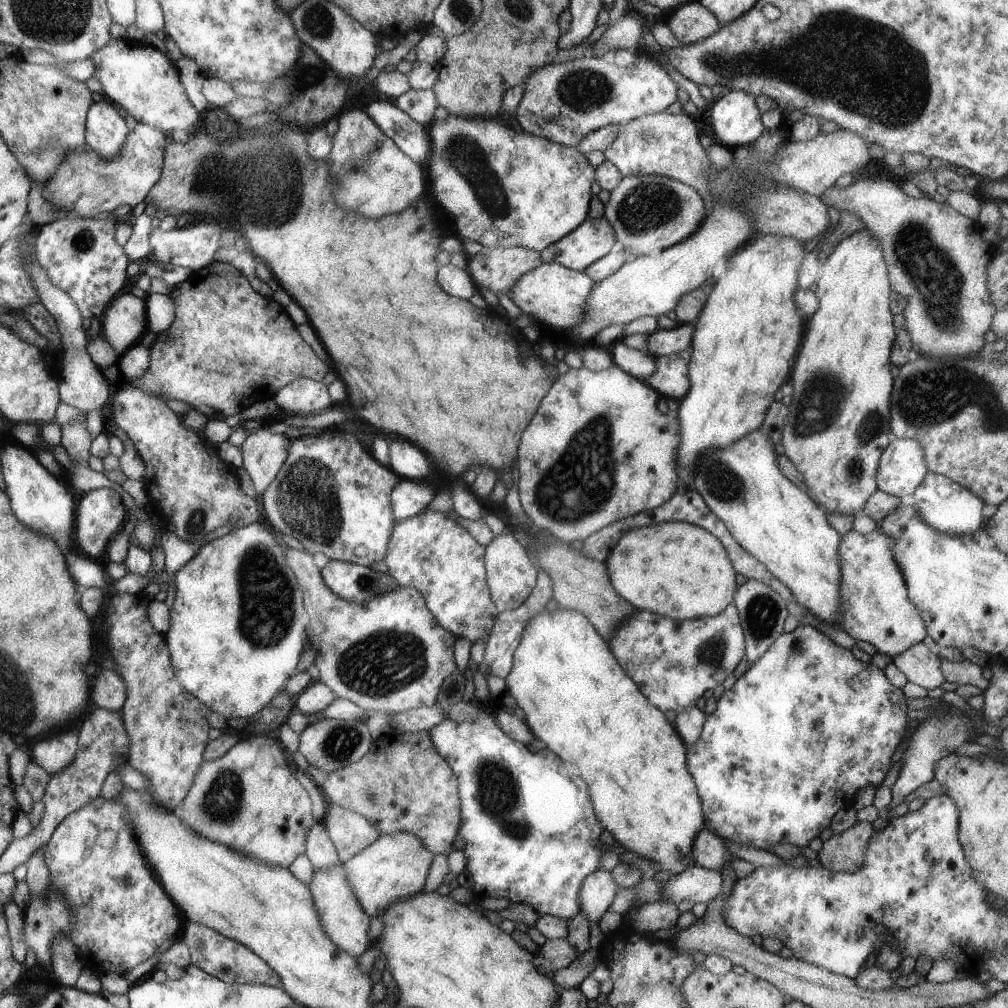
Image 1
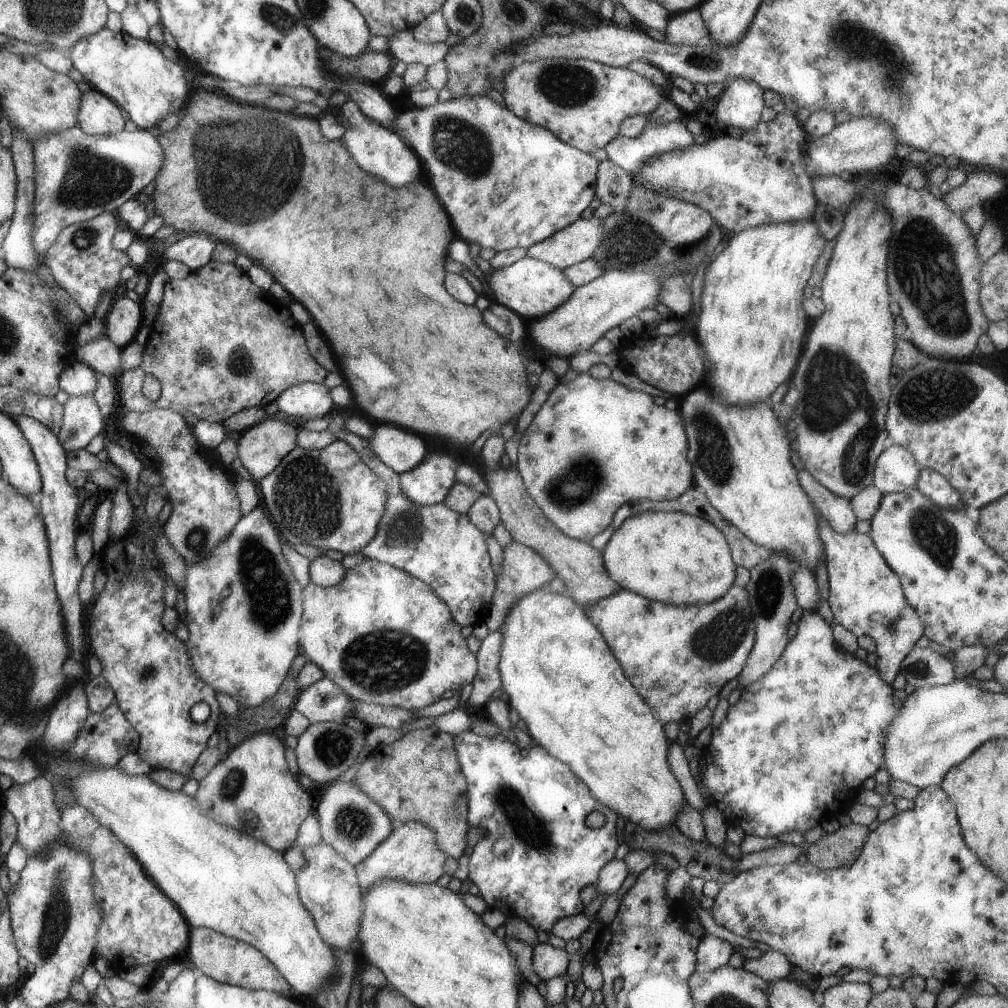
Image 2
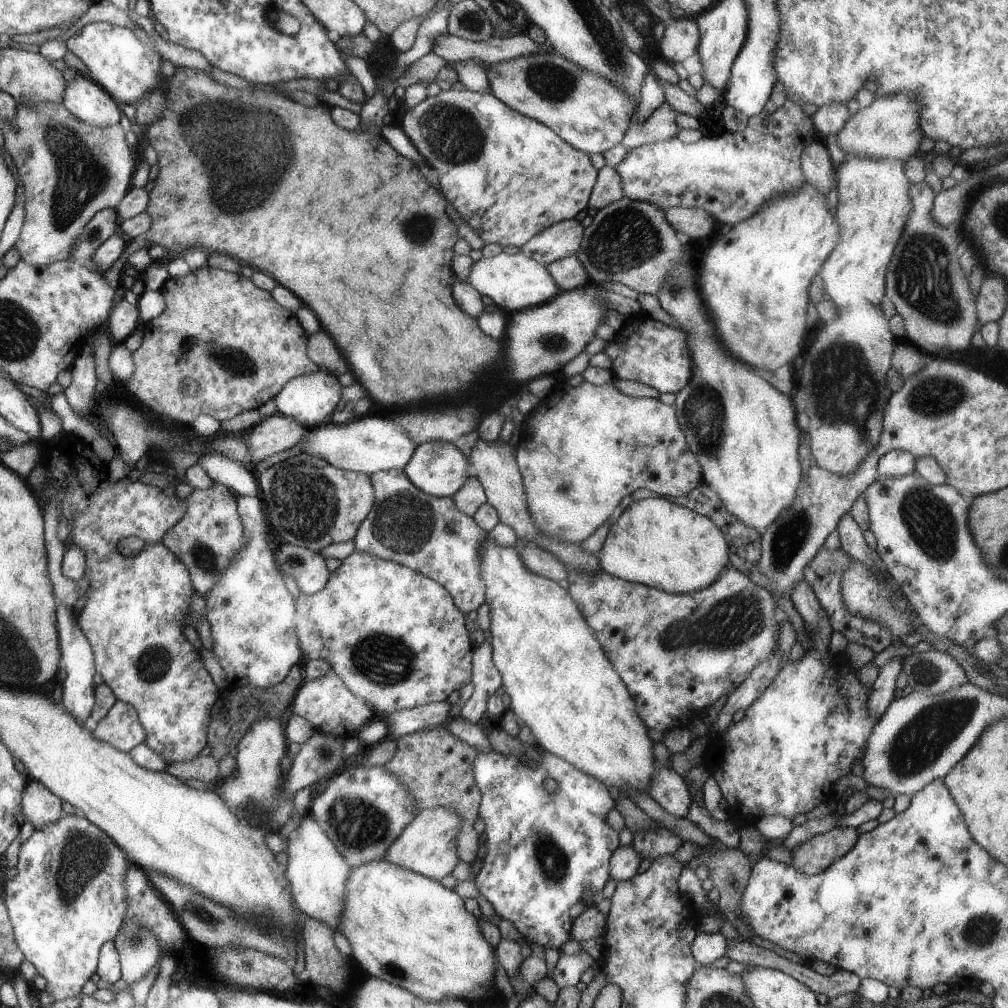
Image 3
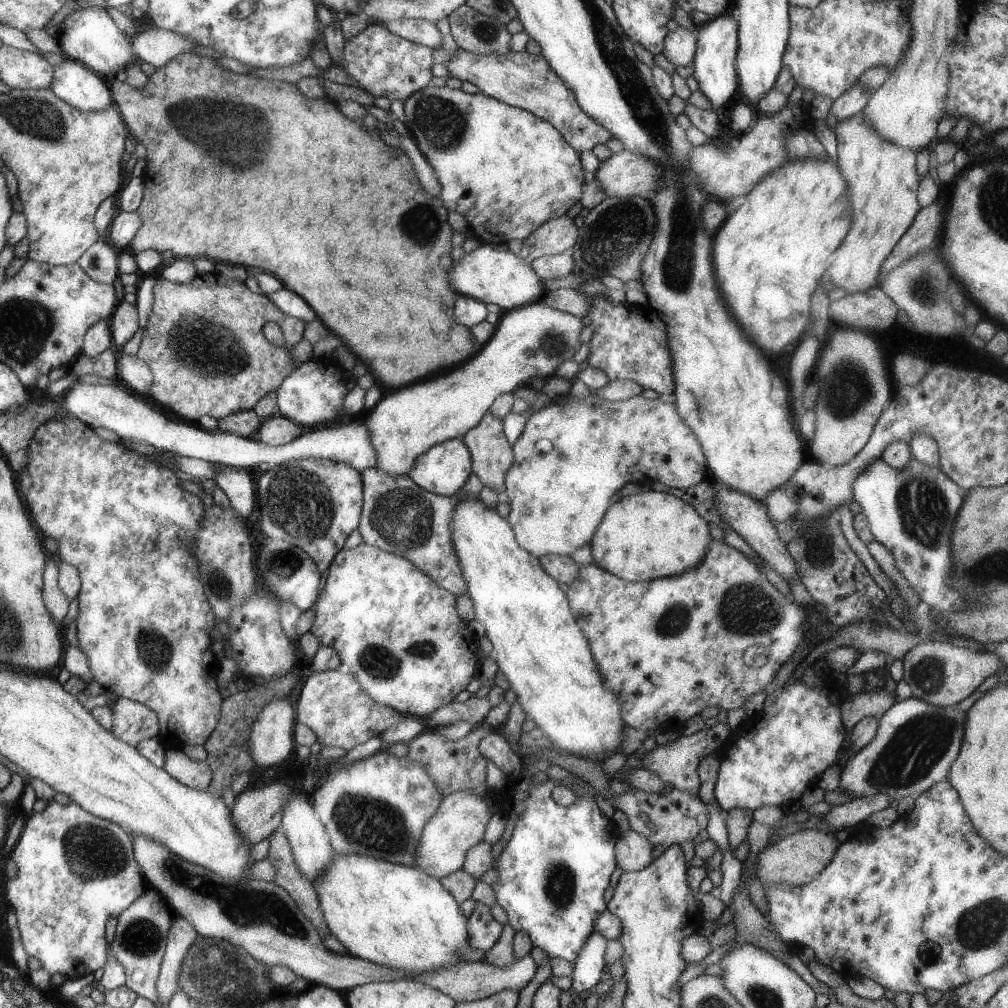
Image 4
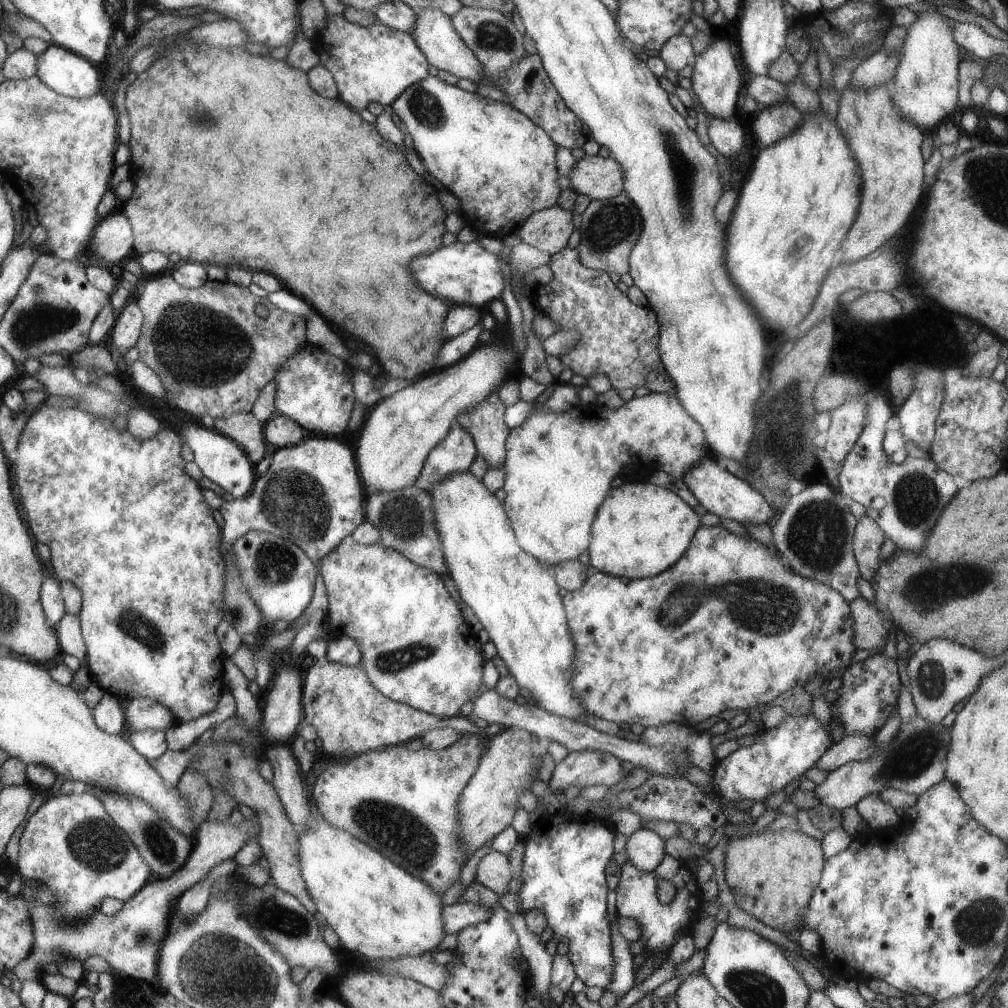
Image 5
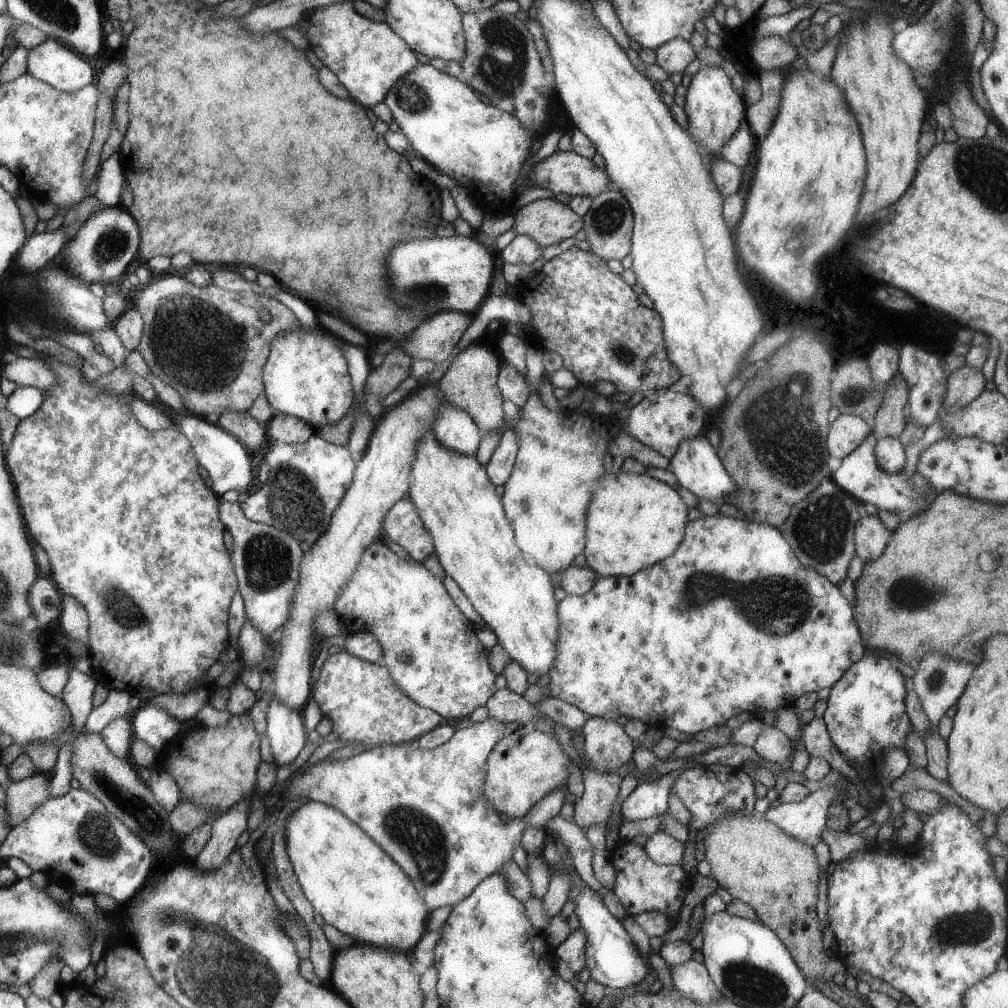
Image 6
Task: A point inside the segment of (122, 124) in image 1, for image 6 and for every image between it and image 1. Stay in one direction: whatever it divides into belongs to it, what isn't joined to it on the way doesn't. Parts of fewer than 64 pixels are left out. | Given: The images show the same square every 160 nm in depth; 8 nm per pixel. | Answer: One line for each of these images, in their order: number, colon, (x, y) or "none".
2: (99, 116)
3: (85, 100)
4: (79, 86)
5: (71, 75)
6: (50, 62)

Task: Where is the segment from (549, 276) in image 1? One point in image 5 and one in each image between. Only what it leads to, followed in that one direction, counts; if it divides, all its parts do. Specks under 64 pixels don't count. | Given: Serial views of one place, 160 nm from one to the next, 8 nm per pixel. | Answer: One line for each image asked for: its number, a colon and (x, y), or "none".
2: (532, 289)
3: (513, 282)
4: (502, 280)
5: (463, 273)

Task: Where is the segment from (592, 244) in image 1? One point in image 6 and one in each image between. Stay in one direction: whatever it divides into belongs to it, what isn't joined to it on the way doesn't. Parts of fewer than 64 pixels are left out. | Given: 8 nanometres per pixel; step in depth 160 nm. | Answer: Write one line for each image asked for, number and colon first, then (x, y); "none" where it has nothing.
2: (578, 242)
3: (562, 239)
4: (556, 236)
5: (549, 230)
6: (547, 221)

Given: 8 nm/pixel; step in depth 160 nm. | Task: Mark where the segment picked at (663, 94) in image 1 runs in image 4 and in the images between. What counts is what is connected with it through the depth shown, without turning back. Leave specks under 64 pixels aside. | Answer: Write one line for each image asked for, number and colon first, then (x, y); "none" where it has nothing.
2: (582, 102)
3: (588, 112)
4: (518, 79)

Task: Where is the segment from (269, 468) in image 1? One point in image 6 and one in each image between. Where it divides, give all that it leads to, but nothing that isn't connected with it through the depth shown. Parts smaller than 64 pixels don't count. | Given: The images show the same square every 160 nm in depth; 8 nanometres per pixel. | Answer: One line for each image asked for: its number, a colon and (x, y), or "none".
2: (263, 447)
3: (278, 432)
4: (278, 430)
5: (281, 431)
6: (290, 429)

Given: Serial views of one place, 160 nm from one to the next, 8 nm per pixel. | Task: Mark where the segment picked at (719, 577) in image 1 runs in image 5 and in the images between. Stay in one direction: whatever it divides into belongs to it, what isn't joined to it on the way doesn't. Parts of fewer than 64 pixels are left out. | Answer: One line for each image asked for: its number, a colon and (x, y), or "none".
2: (674, 558)
3: (656, 542)
4: (653, 535)
5: (641, 529)

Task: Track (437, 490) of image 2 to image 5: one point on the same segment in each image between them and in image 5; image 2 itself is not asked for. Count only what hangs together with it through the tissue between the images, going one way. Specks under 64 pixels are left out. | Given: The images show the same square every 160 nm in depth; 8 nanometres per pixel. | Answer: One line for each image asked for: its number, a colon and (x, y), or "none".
3: (438, 468)
4: (444, 470)
5: (455, 453)

